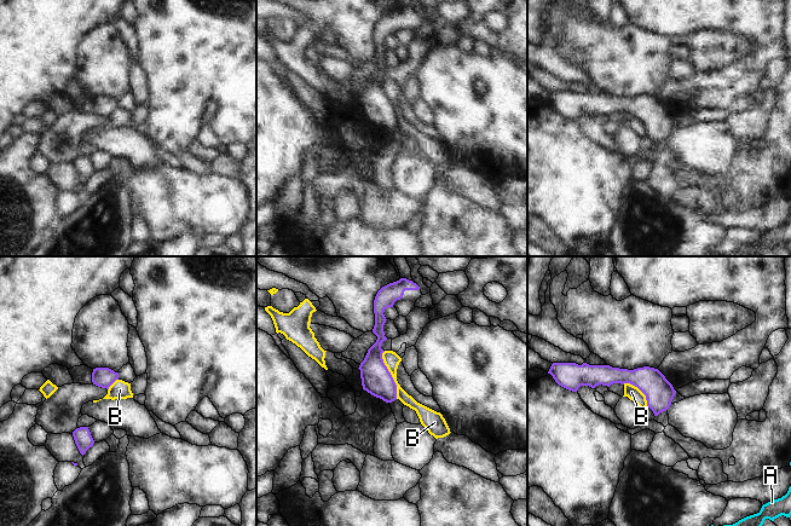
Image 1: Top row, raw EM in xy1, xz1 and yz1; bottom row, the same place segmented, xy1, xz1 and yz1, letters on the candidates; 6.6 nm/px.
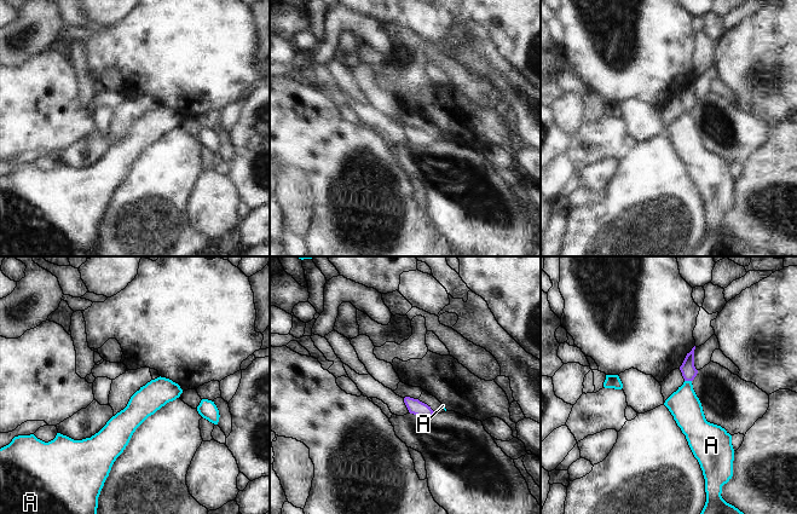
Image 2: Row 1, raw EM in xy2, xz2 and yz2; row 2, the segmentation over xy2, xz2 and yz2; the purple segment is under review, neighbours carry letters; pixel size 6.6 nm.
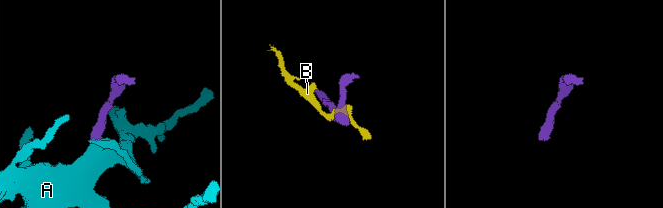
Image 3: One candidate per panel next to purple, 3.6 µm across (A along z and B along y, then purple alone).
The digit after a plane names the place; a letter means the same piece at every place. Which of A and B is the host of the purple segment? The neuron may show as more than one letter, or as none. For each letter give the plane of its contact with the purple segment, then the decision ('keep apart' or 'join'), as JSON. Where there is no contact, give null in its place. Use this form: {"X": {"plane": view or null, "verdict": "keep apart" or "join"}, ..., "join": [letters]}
{"A": {"plane": "yz2", "verdict": "join"}, "B": {"plane": "xz1", "verdict": "keep apart"}, "join": ["A"]}

